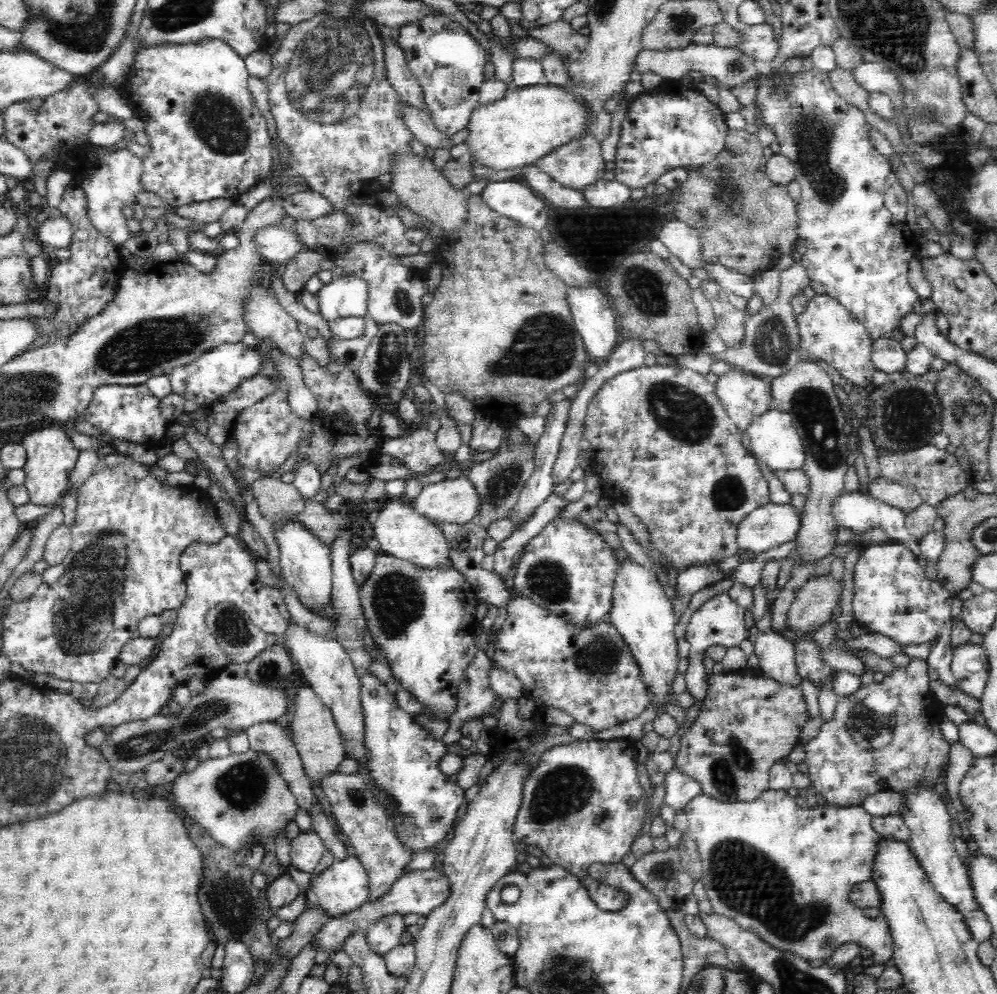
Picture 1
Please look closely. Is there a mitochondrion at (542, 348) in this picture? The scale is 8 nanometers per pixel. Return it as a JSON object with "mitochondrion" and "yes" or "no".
{"mitochondrion":"yes"}

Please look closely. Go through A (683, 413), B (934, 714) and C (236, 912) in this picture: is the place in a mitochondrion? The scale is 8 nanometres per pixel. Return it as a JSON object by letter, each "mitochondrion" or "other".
{"A":"mitochondrion","B":"other","C":"mitochondrion"}

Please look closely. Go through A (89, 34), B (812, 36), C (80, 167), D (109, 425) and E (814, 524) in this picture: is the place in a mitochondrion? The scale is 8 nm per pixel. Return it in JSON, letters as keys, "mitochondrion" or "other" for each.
{"A":"mitochondrion","B":"other","C":"other","D":"other","E":"other"}

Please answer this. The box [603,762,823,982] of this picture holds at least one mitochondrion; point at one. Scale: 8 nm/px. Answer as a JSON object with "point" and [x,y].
{"point":[664,871]}

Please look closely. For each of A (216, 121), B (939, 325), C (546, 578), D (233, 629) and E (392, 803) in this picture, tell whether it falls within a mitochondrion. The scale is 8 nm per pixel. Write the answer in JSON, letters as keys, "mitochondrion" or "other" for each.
{"A":"mitochondrion","B":"other","C":"mitochondrion","D":"mitochondrion","E":"other"}

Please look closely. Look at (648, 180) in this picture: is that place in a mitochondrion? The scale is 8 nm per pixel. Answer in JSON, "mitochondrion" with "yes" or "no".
{"mitochondrion":"no"}

